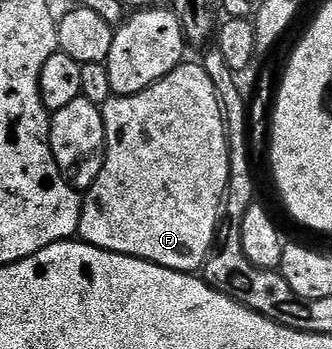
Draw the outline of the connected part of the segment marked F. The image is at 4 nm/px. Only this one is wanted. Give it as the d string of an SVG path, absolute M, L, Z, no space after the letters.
M199 61L177 64L169 74L163 75L152 85L137 94L112 96L102 106L104 116L104 148L102 161L87 187L80 203L80 229L78 238L88 242L94 248L102 248L106 252L114 252L131 258L141 258L147 262L158 264L162 268L177 270L183 274L199 271L208 259L222 221L222 207L228 193L228 177L230 176L230 156L228 155L228 132L224 125L224 114L220 107L219 96L214 88L214 81L206 74Z

